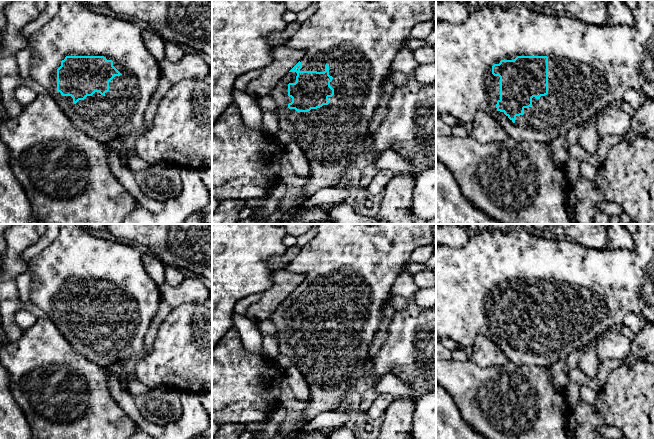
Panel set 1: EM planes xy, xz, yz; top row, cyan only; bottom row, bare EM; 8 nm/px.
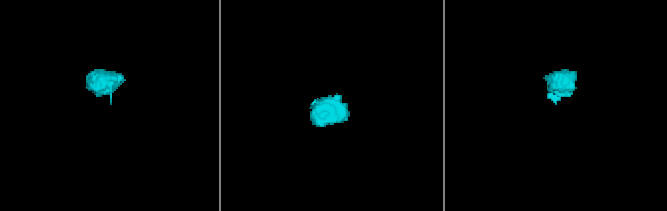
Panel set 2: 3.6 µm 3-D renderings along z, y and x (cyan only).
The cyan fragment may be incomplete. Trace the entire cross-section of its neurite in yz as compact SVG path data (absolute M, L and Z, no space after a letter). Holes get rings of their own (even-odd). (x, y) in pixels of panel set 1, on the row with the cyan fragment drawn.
M638 0L633 10L634 25L592 25L565 14L549 16L533 7L514 5L487 5L479 10L470 9L468 18L460 23L436 20L436 112L448 113L463 123L473 122L476 112L484 111L494 118L505 130L508 137L516 142L536 141L549 143L571 128L588 122L604 107L622 102L627 90L642 91L645 98L654 100L654 0Z

